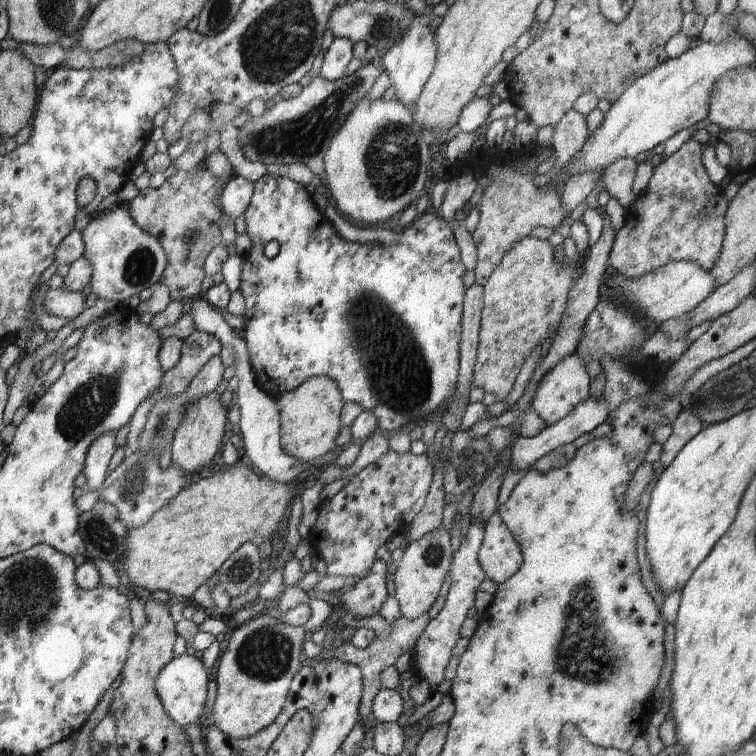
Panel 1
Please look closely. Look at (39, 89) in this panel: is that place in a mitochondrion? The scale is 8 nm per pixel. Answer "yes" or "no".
no

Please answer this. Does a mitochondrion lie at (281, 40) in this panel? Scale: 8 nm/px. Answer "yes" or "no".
yes

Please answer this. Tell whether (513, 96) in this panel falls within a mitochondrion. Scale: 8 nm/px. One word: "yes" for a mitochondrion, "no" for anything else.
no

